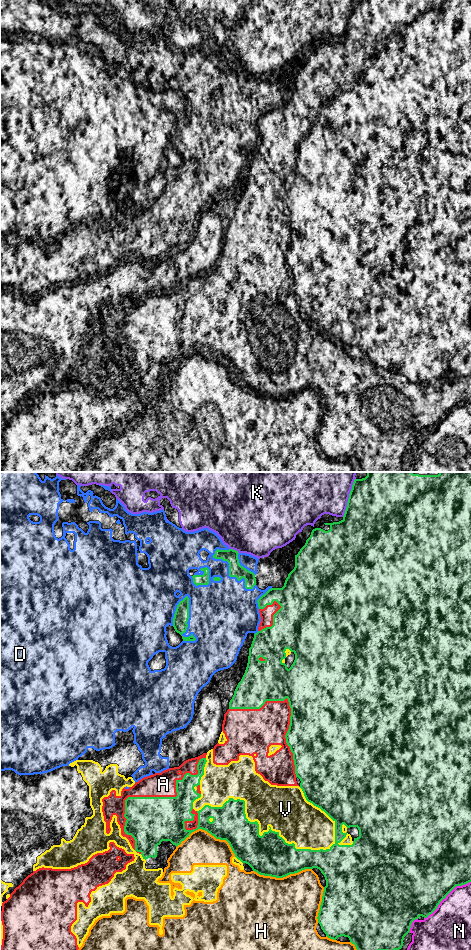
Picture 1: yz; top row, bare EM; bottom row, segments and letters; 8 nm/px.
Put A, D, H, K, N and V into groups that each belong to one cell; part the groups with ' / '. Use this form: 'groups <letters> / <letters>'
groups A / D / H / K / N / V

